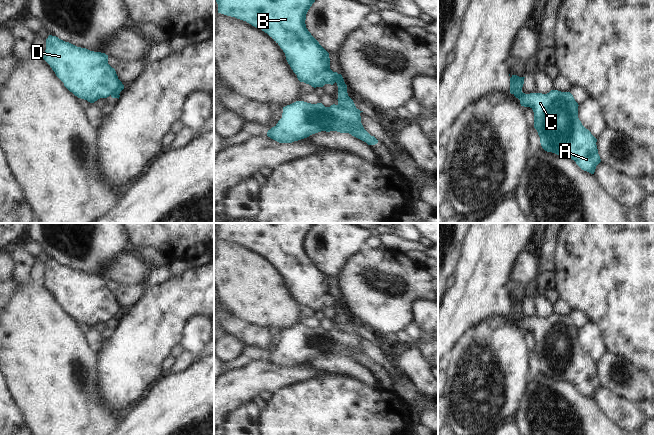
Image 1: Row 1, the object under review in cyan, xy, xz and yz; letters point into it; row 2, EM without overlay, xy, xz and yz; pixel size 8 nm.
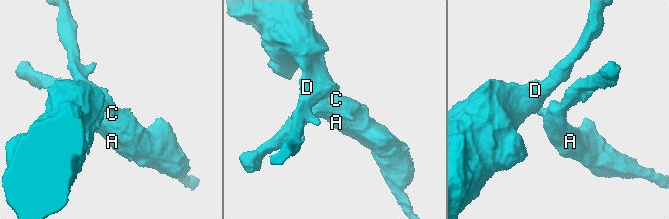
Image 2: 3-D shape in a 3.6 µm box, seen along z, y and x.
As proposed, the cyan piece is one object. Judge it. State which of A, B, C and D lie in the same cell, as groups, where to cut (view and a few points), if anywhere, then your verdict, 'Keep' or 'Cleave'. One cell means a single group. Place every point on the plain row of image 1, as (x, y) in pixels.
Groups: A C / B D. Split along xz (334, 296), (336, 299), (335, 305). Cleave.

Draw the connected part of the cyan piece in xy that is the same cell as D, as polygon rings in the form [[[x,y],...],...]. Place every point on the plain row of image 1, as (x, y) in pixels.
[[[56,260],[46,263],[46,274],[43,283],[50,289],[64,310],[78,322],[94,327],[100,322],[120,318],[124,309],[118,303],[116,295],[108,288],[108,279],[90,275],[65,266]]]

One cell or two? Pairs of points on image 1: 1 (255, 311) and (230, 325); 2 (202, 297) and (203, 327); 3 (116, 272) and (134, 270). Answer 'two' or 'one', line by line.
1: two
2: two
3: one

